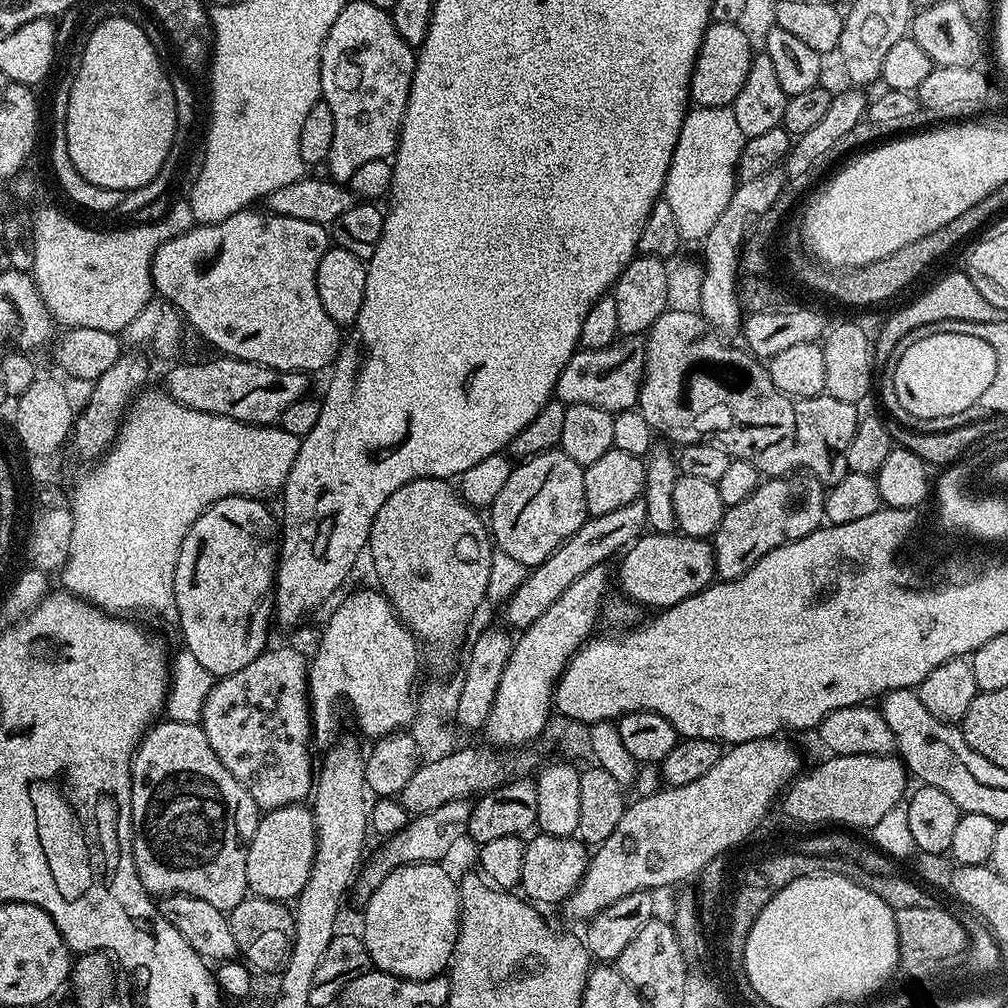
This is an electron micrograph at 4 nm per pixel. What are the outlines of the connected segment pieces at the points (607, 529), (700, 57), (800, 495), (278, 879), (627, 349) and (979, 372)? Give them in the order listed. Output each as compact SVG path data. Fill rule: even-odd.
M643 499L622 506L618 510L610 510L610 514L593 516L585 520L583 526L571 538L553 550L550 558L537 564L525 575L522 586L518 586L516 593L506 602L509 622L516 627L516 630L529 628L535 620L542 618L542 614L546 614L546 610L550 610L550 605L581 574L586 574L586 570L594 566L611 561L610 558L616 551L619 553L627 549L645 531L647 523L646 506Z
M709 23L692 67L690 100L693 105L702 108L726 107L738 98L738 90L742 90L742 82L746 82L754 55L752 40L740 27L739 23Z
M789 474L765 479L738 506L725 511L719 530L711 537L712 551L716 553L716 576L721 581L739 580L770 550L783 544L806 538L815 528L825 523L825 485L815 476Z
M300 804L285 808L273 808L260 817L260 825L248 847L246 878L255 895L281 902L295 901L306 878L310 878L310 866L314 862L316 827L311 811Z
M624 338L602 350L580 348L572 355L570 362L566 362L562 374L558 374L555 399L565 406L581 404L598 406L598 410L613 414L627 412L637 407L644 367L645 341L640 338Z
M943 332L927 336L907 345L899 356L893 367L894 390L898 402L918 418L946 418L946 414L959 414L974 406L974 402L986 394L986 386L994 382L994 350L982 342L982 338L970 334Z

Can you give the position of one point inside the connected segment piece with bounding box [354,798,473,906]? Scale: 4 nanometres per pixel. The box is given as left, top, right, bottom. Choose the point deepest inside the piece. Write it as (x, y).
(428, 838)

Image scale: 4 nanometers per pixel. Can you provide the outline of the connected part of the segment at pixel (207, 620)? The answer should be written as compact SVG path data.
M227 496L221 500L216 500L206 511L196 519L194 526L186 534L182 546L178 550L178 566L174 570L174 598L176 606L174 616L180 619L180 632L184 635L183 647L194 658L198 658L201 666L206 666L214 678L238 674L242 666L250 666L254 658L258 658L269 647L268 627L274 624L274 589L276 587L276 570L278 567L278 520L272 517L272 512L267 508L265 501L260 498L250 496Z

